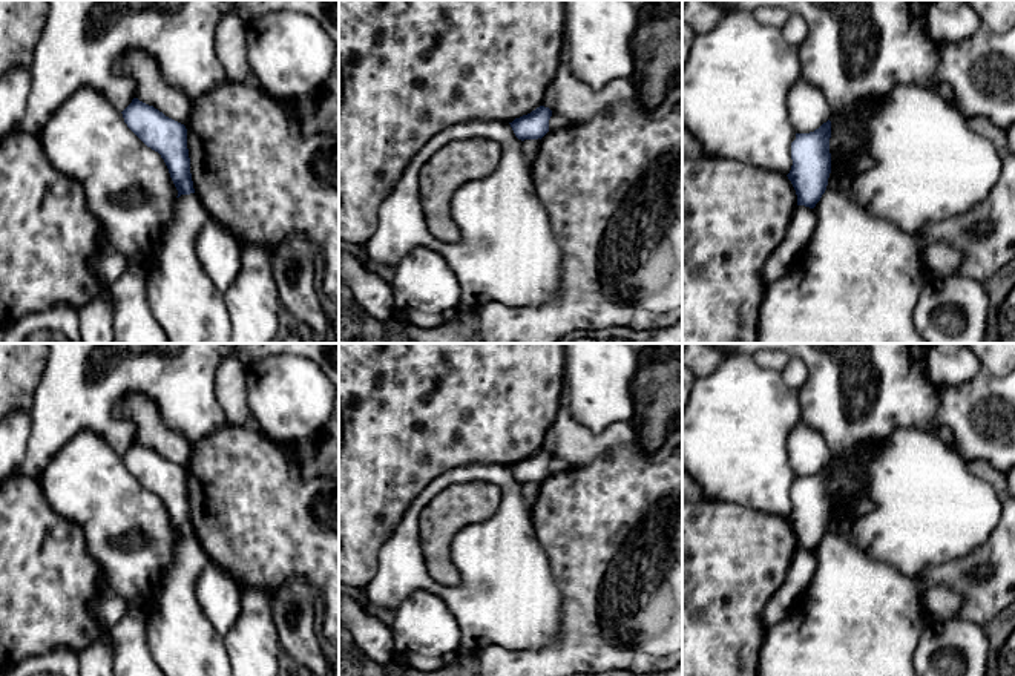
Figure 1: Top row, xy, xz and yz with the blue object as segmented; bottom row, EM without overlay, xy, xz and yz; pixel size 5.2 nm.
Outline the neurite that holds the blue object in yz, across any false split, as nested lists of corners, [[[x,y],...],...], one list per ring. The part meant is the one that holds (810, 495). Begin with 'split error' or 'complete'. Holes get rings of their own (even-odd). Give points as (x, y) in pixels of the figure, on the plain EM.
complete; [[[831,464],[810,477],[796,477],[791,486],[793,509],[787,518],[791,524],[797,549],[814,552],[826,533],[831,517]]]

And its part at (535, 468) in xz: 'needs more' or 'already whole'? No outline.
already whole

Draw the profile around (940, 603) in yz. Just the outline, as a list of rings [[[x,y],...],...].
[[[935,586],[921,596],[928,619],[951,619],[963,604],[963,595],[944,586]]]

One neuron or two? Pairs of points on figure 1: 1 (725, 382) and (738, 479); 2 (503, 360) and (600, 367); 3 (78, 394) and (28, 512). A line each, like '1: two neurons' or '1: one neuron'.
1: one neuron
2: two neurons
3: two neurons

